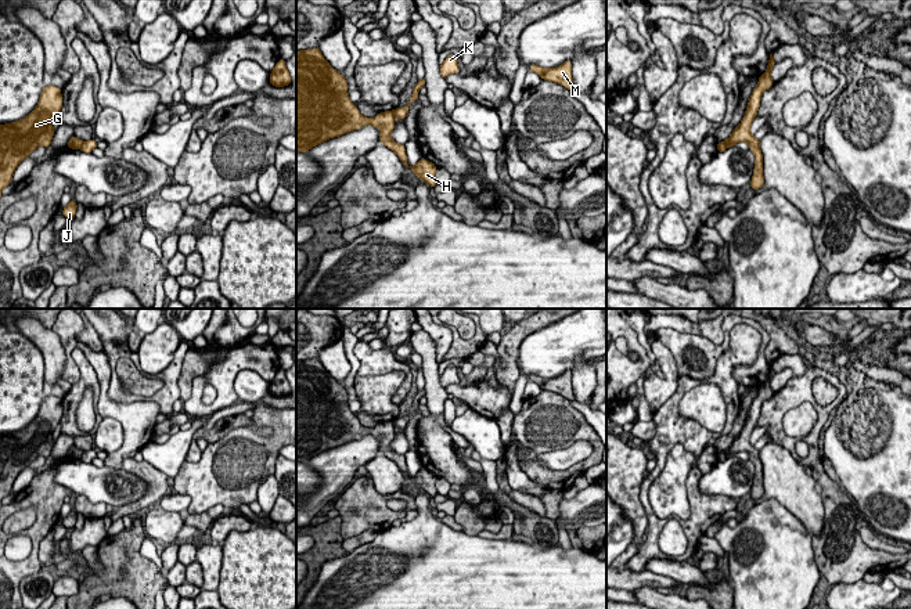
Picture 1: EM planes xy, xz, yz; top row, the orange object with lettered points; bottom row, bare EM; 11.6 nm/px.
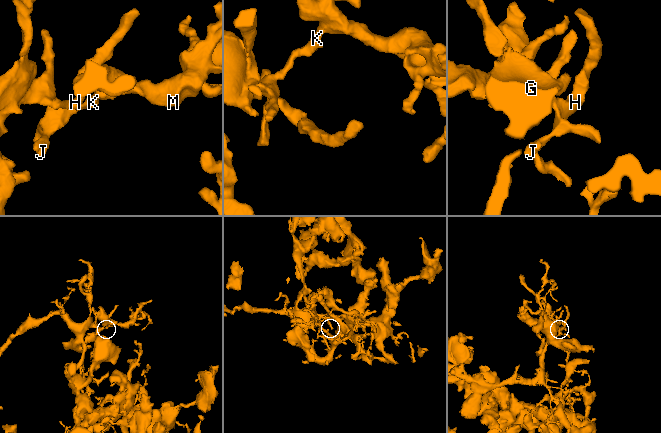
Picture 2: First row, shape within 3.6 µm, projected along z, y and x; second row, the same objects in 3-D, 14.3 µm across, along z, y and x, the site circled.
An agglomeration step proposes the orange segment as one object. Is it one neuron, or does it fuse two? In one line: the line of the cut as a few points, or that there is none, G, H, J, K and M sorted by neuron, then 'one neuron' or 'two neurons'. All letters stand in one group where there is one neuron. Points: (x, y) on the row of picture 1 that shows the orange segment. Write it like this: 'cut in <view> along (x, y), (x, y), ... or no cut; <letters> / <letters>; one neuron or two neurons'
cut in xy along (83, 141), (79, 148); G H J / K M; two neurons

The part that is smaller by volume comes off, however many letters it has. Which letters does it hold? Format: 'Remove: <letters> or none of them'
Remove: K, M

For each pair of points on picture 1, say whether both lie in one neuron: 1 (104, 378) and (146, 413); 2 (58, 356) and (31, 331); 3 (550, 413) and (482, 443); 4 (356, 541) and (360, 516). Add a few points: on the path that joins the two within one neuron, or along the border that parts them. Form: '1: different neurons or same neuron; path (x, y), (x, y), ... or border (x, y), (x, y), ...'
1: same neuron; path (104, 393), (104, 399), (115, 410), (130, 413)
2: same neuron; path (51, 349), (38, 335)
3: different neurons; border (503, 446), (504, 456)
4: different neurons; border (377, 532), (363, 530), (344, 539)

